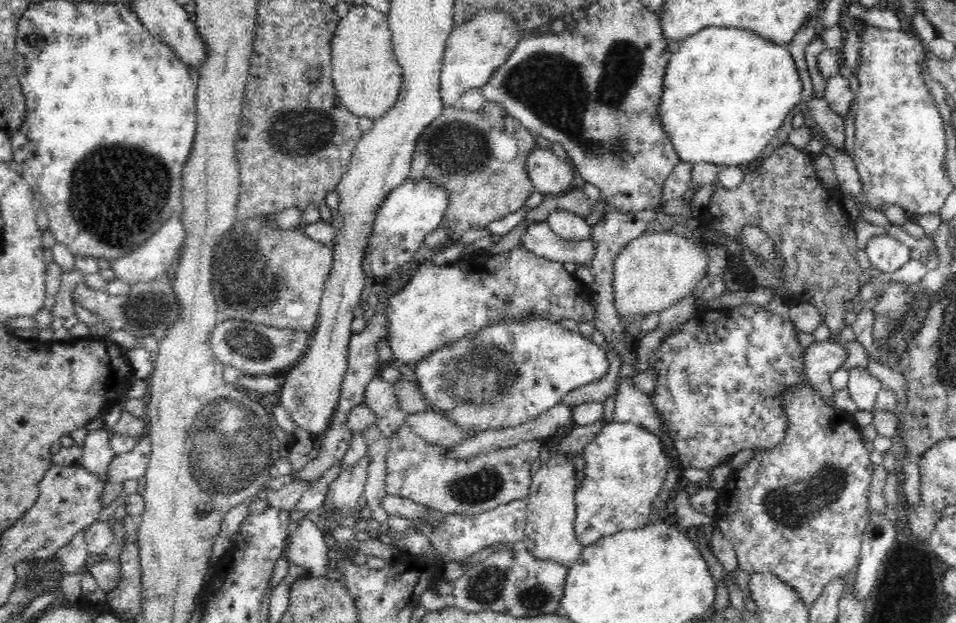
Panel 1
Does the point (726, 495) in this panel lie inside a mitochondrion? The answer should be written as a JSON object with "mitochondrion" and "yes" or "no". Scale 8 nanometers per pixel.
{"mitochondrion":"no"}

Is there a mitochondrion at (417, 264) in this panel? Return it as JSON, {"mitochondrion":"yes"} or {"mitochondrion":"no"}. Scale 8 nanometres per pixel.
{"mitochondrion":"no"}

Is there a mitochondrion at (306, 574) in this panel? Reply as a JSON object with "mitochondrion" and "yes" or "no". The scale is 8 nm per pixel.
{"mitochondrion":"no"}

